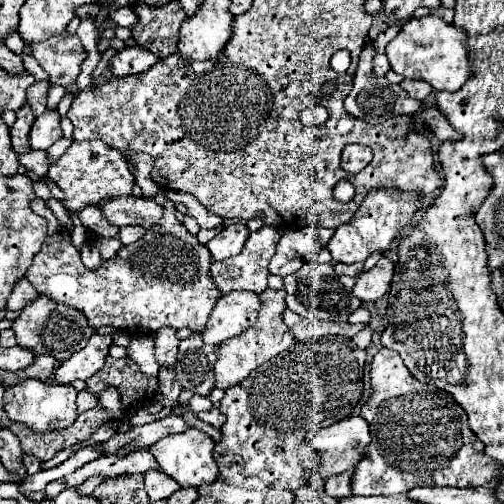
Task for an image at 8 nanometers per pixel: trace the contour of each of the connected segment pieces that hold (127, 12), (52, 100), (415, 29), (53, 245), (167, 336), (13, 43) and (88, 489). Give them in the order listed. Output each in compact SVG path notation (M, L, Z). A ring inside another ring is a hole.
M122 7L122 9L112 9L110 11L110 19L114 19L120 27L134 27L138 25L138 15L130 9L130 7Z
M52 85L52 87L50 87L50 93L48 93L48 109L56 109L64 95L66 95L66 89L64 89L64 87Z
M428 15L422 19L410 19L386 45L386 55L394 73L408 79L422 79L430 83L436 91L456 91L472 75L466 45L468 35L462 29Z
M168 199L162 219L148 227L142 239L124 245L116 257L102 261L98 269L84 267L78 249L70 241L70 233L58 231L44 239L26 277L38 293L82 311L94 331L104 325L124 331L136 329L136 333L148 335L154 335L162 327L202 331L222 293L216 289L210 275L212 255L208 247L200 245L174 213L175 204Z
M162 329L162 333L156 333L156 345L154 355L162 369L172 369L176 365L178 355L178 337L174 329Z
M14 29L12 33L8 33L8 37L10 37L10 41L6 41L6 45L8 45L14 53L18 53L18 55L26 55L26 53L22 53L22 49L24 49L24 41L22 41L18 29Z
M94 475L94 477L88 477L80 487L78 487L78 493L82 491L82 493L86 493L86 495L90 495L102 481L106 481L108 477L106 475Z

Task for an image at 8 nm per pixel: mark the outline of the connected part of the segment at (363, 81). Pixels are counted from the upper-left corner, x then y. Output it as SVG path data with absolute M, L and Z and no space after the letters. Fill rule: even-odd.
M373 44L366 45L364 51L360 53L356 75L354 75L353 79L352 91L350 91L350 95L344 101L344 107L347 112L350 115L354 115L356 119L362 119L362 121L370 124L386 121L386 119L396 117L396 115L414 115L422 103L409 97L399 85L390 85L388 81L381 82L380 79L374 77L374 73L372 73L372 55L374 55Z

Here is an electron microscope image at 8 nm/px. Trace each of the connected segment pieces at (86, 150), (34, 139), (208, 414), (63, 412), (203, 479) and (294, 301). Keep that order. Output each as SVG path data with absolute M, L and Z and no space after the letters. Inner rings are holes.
M74 141L70 149L52 163L46 177L64 191L66 207L72 211L80 211L84 205L98 205L106 197L130 195L134 187L132 169L134 165L122 153L110 149L102 141Z
M46 111L44 115L36 117L32 129L30 129L30 147L46 151L62 137L60 129L60 115L58 111Z
M212 407L210 411L200 411L200 413L198 413L198 419L206 421L206 423L210 423L210 425L214 425L214 427L220 427L222 421L226 421L226 417L222 417L222 413L220 413L216 407Z
M24 381L22 385L6 387L4 393L4 411L12 421L28 425L34 433L52 433L70 427L76 417L76 391L72 385L52 385L44 381Z
M190 427L184 433L166 435L164 439L156 441L148 451L156 457L160 471L170 475L182 487L200 487L202 483L210 483L218 477L218 467L214 463L212 449L214 449L214 439L210 439L206 433L198 431L196 427Z
M306 263L296 273L284 277L286 305L300 317L308 319L326 319L326 321L346 321L352 311L356 311L362 301L352 295L354 279L340 277L334 273L332 263Z

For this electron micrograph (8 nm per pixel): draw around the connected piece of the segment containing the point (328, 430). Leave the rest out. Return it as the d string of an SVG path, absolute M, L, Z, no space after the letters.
M348 417L316 431L310 441L320 455L318 473L326 481L334 475L354 469L362 457L366 457L370 443L368 421L362 417Z

